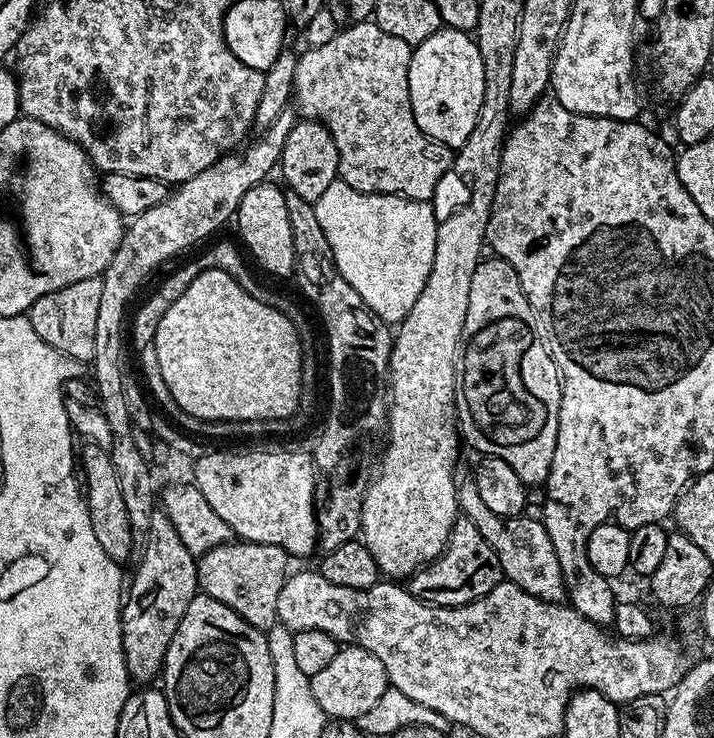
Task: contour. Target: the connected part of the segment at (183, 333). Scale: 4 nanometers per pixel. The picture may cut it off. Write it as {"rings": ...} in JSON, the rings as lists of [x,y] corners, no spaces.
{"rings":[[[211,268],[198,274],[198,278],[194,278],[194,282],[190,282],[190,286],[186,286],[186,290],[182,290],[182,294],[170,306],[170,310],[166,310],[162,322],[158,322],[158,330],[152,348],[158,354],[159,369],[162,370],[163,381],[166,382],[167,389],[174,396],[174,402],[183,412],[199,420],[284,419],[288,415],[294,414],[299,406],[303,354],[296,328],[290,322],[290,318],[286,318],[284,312],[281,312],[268,300],[258,299],[251,290],[243,288],[228,272]]]}

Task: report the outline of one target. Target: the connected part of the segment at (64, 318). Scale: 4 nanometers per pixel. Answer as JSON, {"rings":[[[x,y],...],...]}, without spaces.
{"rings":[[[101,277],[82,278],[82,282],[74,282],[62,290],[54,290],[28,309],[28,320],[38,330],[38,338],[54,350],[58,350],[69,360],[91,362],[94,358],[94,329],[98,323],[98,298],[100,297]]]}

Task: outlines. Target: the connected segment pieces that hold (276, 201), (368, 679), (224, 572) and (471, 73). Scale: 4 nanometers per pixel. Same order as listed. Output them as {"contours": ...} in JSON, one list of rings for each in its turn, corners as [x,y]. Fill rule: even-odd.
{"contours":[[[[265,182],[246,190],[236,211],[234,224],[240,227],[240,236],[245,244],[243,247],[250,256],[252,251],[253,261],[256,259],[272,276],[291,277],[296,267],[296,255],[294,238],[290,234],[290,217],[286,214],[285,189],[279,183],[272,183]]],[[[355,646],[341,647],[334,654],[334,659],[310,679],[318,706],[324,711],[325,717],[333,720],[359,721],[360,716],[371,710],[374,702],[378,702],[378,698],[382,698],[390,687],[382,662],[374,658],[370,650]]],[[[231,540],[197,559],[197,585],[203,593],[226,604],[244,621],[260,631],[267,632],[278,622],[278,597],[288,577],[288,563],[288,552],[280,546]]],[[[442,26],[426,42],[415,45],[410,58],[410,106],[414,110],[414,118],[418,126],[431,140],[437,140],[453,150],[460,148],[466,138],[470,138],[470,130],[474,130],[474,122],[478,122],[478,110],[482,110],[482,54],[478,54],[475,39],[469,33],[460,32],[456,28]]]]}

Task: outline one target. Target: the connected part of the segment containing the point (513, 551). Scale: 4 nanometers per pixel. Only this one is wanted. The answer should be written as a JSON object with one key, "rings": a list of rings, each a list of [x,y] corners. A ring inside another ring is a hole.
{"rings":[[[461,479],[456,489],[458,508],[465,516],[469,516],[478,526],[478,531],[486,542],[490,542],[492,549],[498,554],[498,562],[502,562],[504,580],[507,583],[526,590],[526,594],[534,594],[540,600],[551,604],[561,603],[565,599],[564,579],[562,566],[558,566],[558,553],[554,550],[554,542],[550,542],[550,534],[546,534],[543,519],[536,520],[529,514],[519,516],[503,516],[494,514],[476,489],[475,479]]]}

